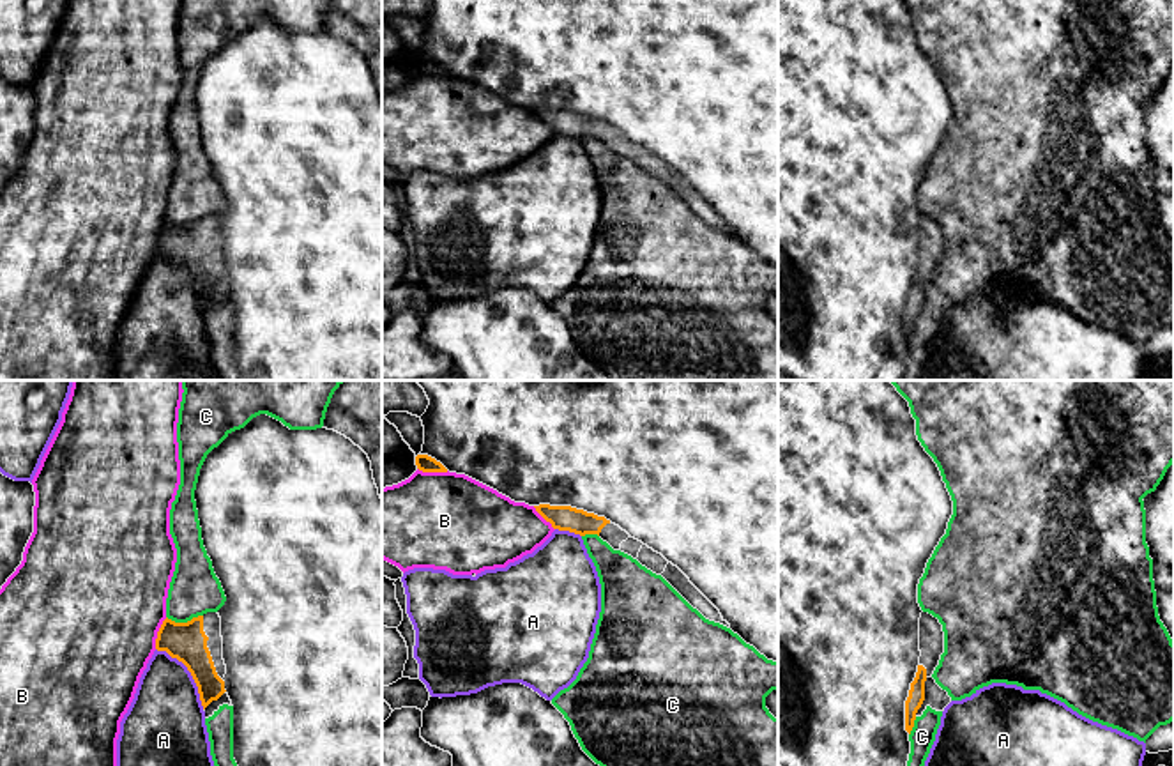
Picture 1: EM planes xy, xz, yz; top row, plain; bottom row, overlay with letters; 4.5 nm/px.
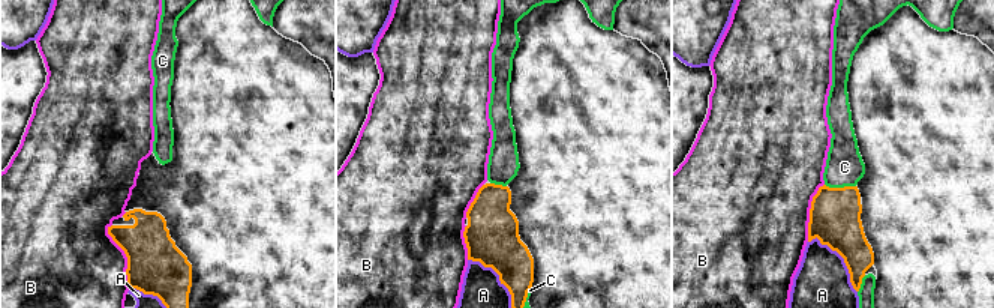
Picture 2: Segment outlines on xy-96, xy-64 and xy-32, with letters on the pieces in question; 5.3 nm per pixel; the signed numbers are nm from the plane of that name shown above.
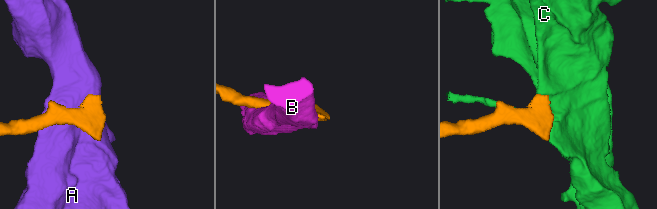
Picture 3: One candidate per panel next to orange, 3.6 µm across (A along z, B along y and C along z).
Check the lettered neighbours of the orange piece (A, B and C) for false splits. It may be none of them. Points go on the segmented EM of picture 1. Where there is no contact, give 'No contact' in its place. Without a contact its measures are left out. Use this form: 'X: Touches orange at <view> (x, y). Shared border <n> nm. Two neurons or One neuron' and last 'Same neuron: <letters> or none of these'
A: Touches orange at xy (190, 671). Shared border 360 nm. Two neurons
B: Touches orange at xy (158, 634). Shared border 160 nm. Two neurons
C: Touches orange at xy (184, 623). Shared border 170 nm. Two neurons
Same neuron: none of these

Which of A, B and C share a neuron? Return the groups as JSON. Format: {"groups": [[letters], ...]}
{"groups": [["A"], ["B"], ["C"]]}

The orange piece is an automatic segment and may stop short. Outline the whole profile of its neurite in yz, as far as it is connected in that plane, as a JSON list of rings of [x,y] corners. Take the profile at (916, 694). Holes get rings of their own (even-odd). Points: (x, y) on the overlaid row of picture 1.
[[[921,612],[919,617],[919,665],[914,681],[911,683],[909,697],[905,701],[905,731],[911,734],[916,713],[925,701],[925,681],[932,678],[944,653],[944,632],[937,617]]]

